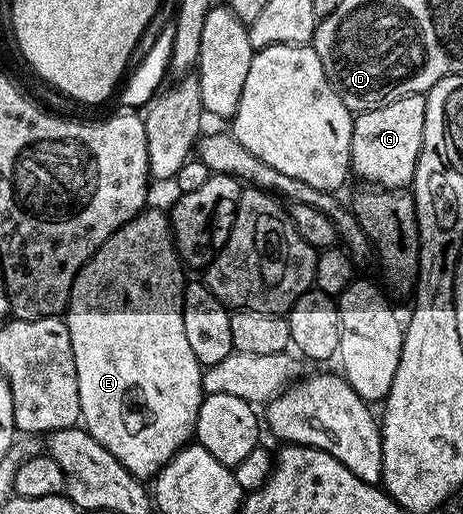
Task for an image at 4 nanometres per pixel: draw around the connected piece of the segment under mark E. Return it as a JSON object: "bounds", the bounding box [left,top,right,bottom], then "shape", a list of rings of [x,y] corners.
{"bounds":[65,206,203,482],"shape":[[[153,206],[147,207],[138,213],[134,219],[129,220],[120,230],[116,230],[94,252],[94,257],[78,271],[74,285],[70,291],[70,302],[66,305],[65,322],[68,334],[72,338],[72,354],[76,358],[76,378],[80,390],[81,423],[88,434],[124,466],[124,470],[131,472],[135,478],[146,482],[158,475],[166,463],[173,456],[191,443],[194,436],[194,427],[198,411],[202,405],[202,374],[203,365],[198,363],[196,354],[188,347],[188,337],[184,334],[184,318],[182,317],[182,280],[184,265],[179,257],[178,249],[174,246],[174,235],[170,232],[170,217],[165,211],[157,212]]]}

